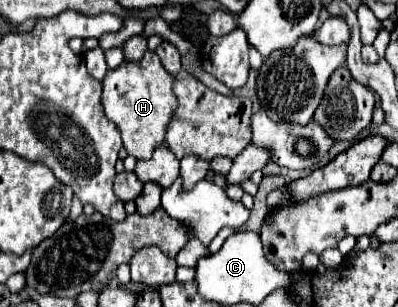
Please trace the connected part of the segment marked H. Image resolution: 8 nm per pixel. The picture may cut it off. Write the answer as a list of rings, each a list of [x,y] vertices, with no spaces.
[[[147,52],[139,62],[123,62],[119,68],[107,70],[103,78],[101,104],[105,116],[121,132],[123,148],[137,160],[151,158],[155,146],[163,144],[167,122],[175,110],[175,96],[171,92],[173,76],[163,70],[163,64],[155,52]]]

